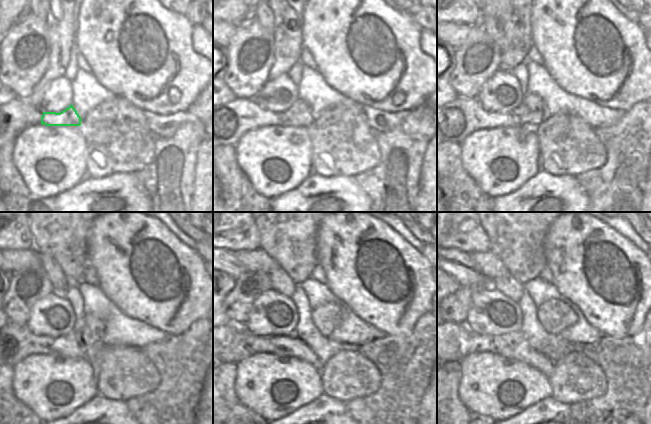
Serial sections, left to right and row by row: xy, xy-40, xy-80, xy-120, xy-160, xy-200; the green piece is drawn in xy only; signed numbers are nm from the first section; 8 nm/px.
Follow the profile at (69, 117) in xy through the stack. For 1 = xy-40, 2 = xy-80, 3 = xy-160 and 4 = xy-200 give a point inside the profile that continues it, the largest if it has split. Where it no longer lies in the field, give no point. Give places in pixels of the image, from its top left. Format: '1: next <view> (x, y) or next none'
1: next xy-40 (299, 114)
2: next xy-80 (531, 111)
3: next xy-160 (326, 317)
4: next xy-200 (555, 316)

